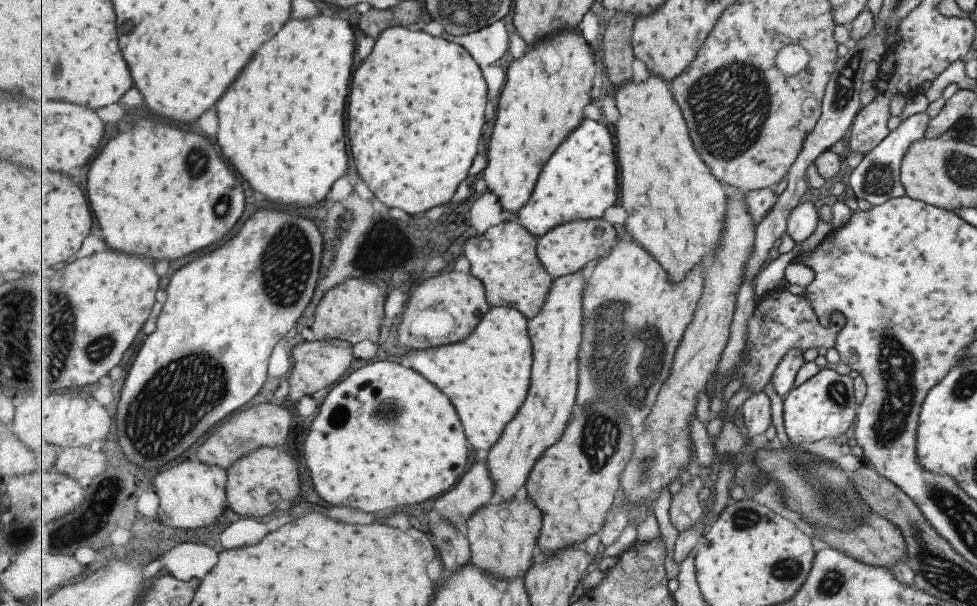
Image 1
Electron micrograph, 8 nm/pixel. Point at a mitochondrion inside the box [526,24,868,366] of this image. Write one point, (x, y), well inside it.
(749, 94)

